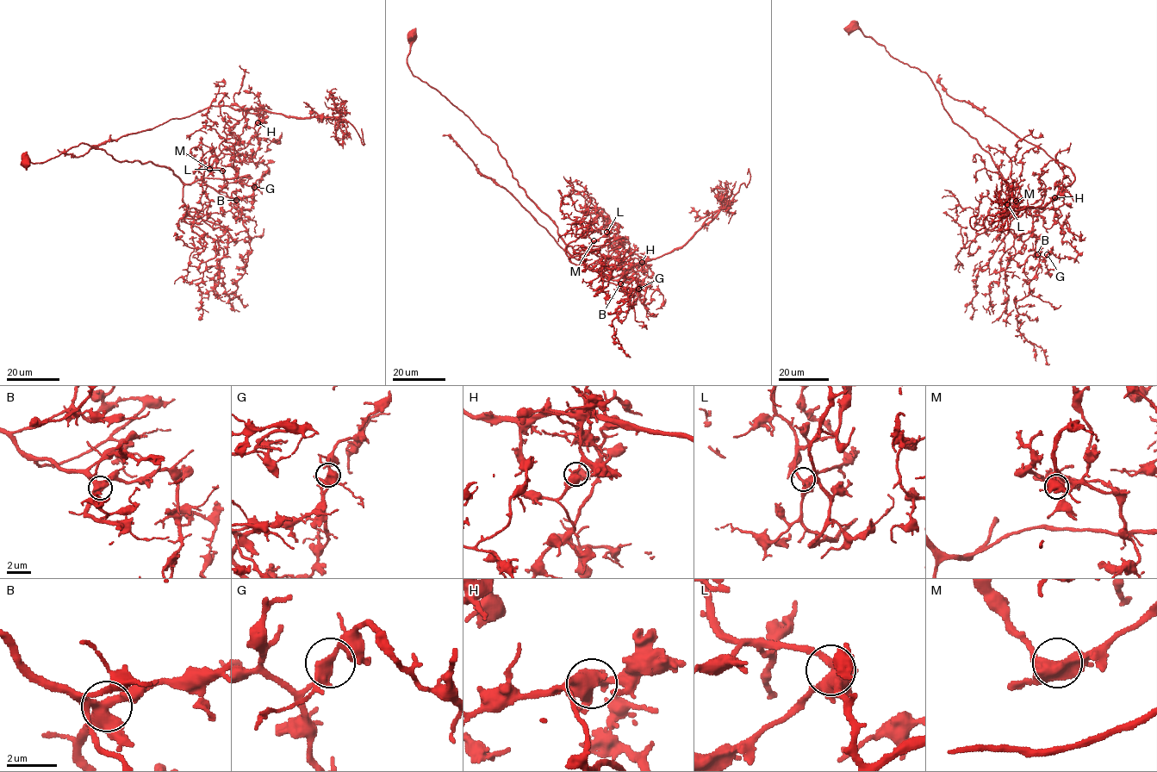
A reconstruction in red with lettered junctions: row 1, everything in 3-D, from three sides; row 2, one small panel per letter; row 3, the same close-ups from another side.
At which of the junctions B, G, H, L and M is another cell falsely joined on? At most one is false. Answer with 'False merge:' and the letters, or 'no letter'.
False merge: H

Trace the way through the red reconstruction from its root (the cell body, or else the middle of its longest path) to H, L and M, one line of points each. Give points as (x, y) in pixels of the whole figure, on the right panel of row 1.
H: (851, 28), (927, 74), (954, 123), (990, 155), (1014, 204), (1032, 215), (1056, 208), (1059, 218), (1055, 197)
L: (851, 28), (927, 74), (954, 123), (990, 155), (1019, 208), (1015, 217), (1007, 204)
M: (851, 28), (927, 74), (954, 123), (988, 152), (1004, 180), (1019, 208), (1010, 215), (1007, 207), (1016, 201)

